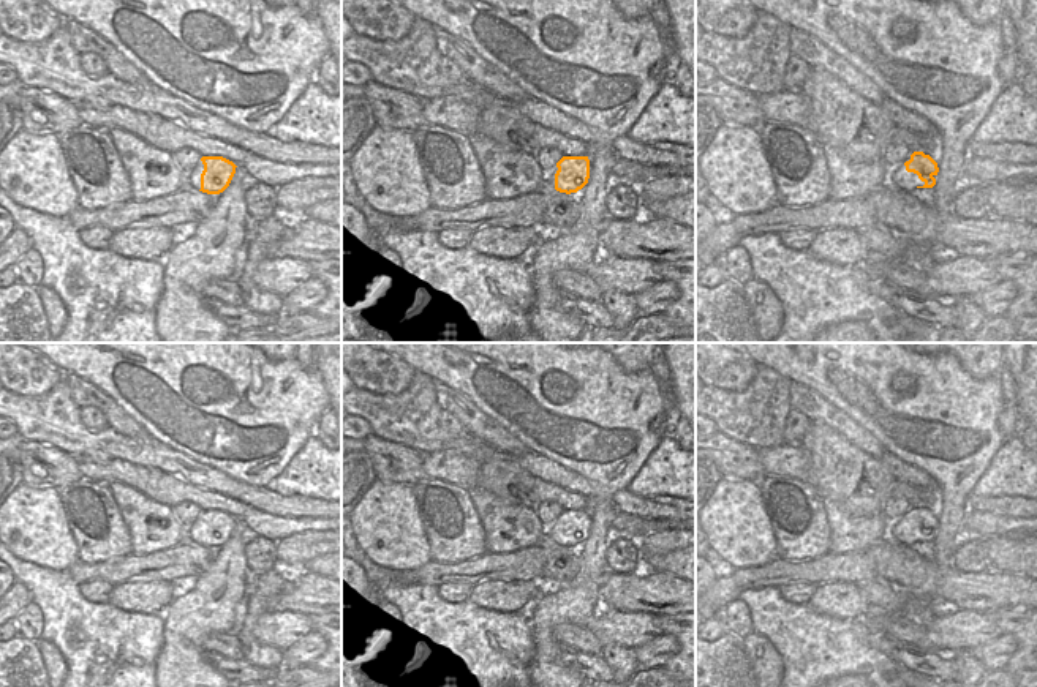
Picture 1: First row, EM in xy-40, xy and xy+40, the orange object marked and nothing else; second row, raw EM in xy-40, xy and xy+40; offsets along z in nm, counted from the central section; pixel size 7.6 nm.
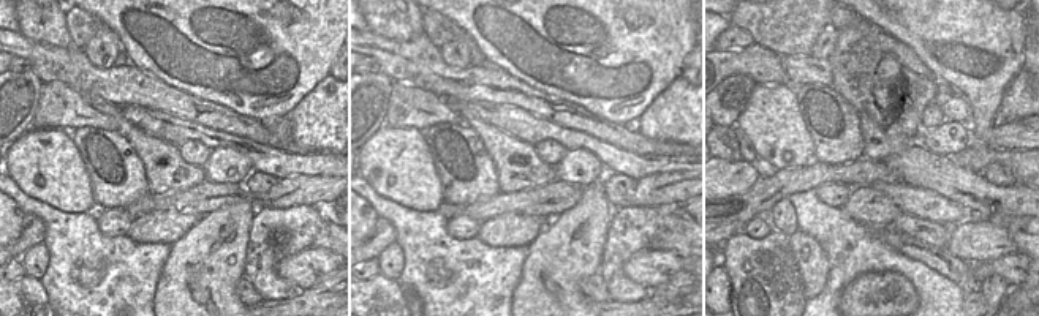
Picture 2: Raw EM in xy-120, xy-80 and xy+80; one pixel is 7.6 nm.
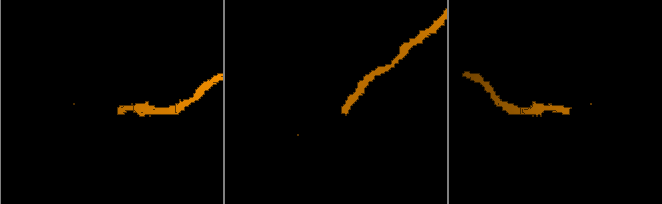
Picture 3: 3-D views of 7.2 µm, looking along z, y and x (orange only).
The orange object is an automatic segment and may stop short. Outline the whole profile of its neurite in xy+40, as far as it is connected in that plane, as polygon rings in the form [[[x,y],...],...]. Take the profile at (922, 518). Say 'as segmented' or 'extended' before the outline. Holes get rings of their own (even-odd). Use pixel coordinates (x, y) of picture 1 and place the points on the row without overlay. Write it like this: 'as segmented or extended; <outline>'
extended; [[[936,486],[926,490],[928,499],[922,505],[914,505],[904,516],[907,526],[914,526],[925,537],[917,542],[933,542],[939,526],[937,516],[942,512],[942,491]]]

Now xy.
as segmented; [[[563,510],[556,516],[555,543],[560,546],[577,546],[590,532],[588,510]]]

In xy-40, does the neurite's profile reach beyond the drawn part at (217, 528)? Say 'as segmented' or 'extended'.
as segmented

